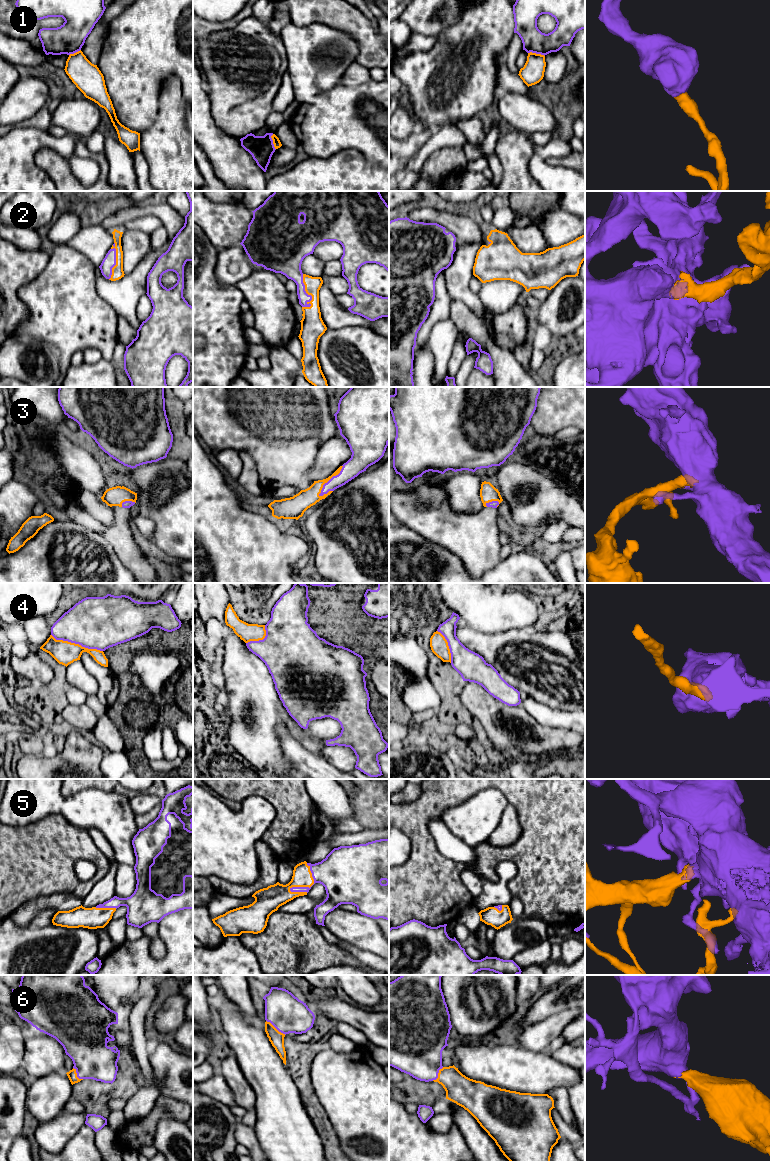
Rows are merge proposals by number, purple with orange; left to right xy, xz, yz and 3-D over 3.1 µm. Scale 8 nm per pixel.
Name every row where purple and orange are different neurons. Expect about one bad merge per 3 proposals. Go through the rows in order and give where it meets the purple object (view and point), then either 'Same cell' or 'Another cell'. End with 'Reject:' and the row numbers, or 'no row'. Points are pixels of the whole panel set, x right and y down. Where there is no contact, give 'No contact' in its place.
1: Touches purple at yz (536, 53). Another cell
2: Touches purple at xz (305, 291). Same cell
3: Touches purple at xz (330, 479). Same cell
4: Touches purple at xy (77, 643). Same cell
5: Touches purple at xz (311, 886). Same cell
6: Touches purple at xz (276, 1028). Same cell
Reject: 1

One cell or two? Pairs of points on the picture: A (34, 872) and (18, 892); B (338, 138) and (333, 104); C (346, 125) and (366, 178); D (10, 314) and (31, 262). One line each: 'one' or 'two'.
A: one
B: one
C: two
D: one

